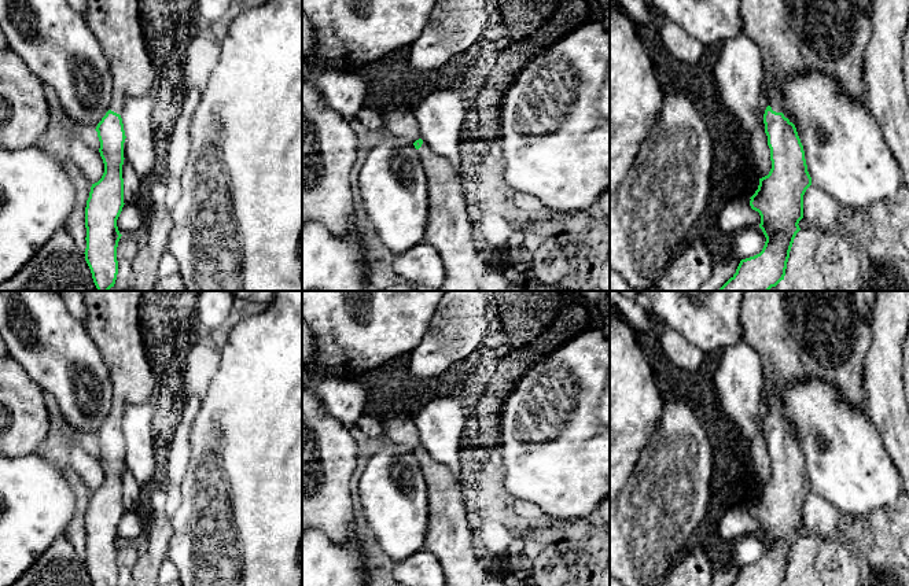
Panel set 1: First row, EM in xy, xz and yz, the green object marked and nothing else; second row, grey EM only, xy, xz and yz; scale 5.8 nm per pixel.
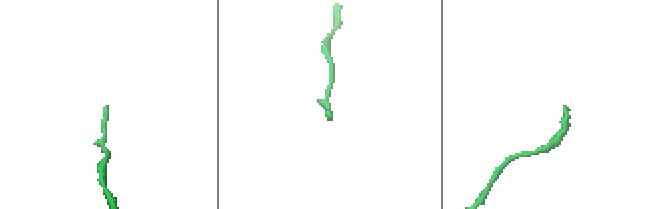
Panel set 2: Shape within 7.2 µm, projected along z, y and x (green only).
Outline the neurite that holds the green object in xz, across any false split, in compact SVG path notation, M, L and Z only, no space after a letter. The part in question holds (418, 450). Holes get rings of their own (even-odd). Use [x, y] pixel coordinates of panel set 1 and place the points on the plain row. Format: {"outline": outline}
{"outline": "M422 446L413 453L428 491L428 530L423 549L438 559L445 586L479 586L474 576L476 554L460 483L449 467L437 462Z"}

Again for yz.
{"outline": "M746 291L740 309L740 323L743 342L752 346L761 355L763 379L769 387L769 406L763 431L770 456L772 476L768 483L759 486L758 497L750 505L751 516L761 523L759 535L766 545L765 553L759 561L741 567L730 586L784 586L794 546L801 538L798 531L803 526L803 502L812 493L812 484L807 479L803 453L794 425L783 412L781 392L798 382L825 380L839 388L842 398L850 406L866 413L864 360L872 344L873 305L875 291Z"}

